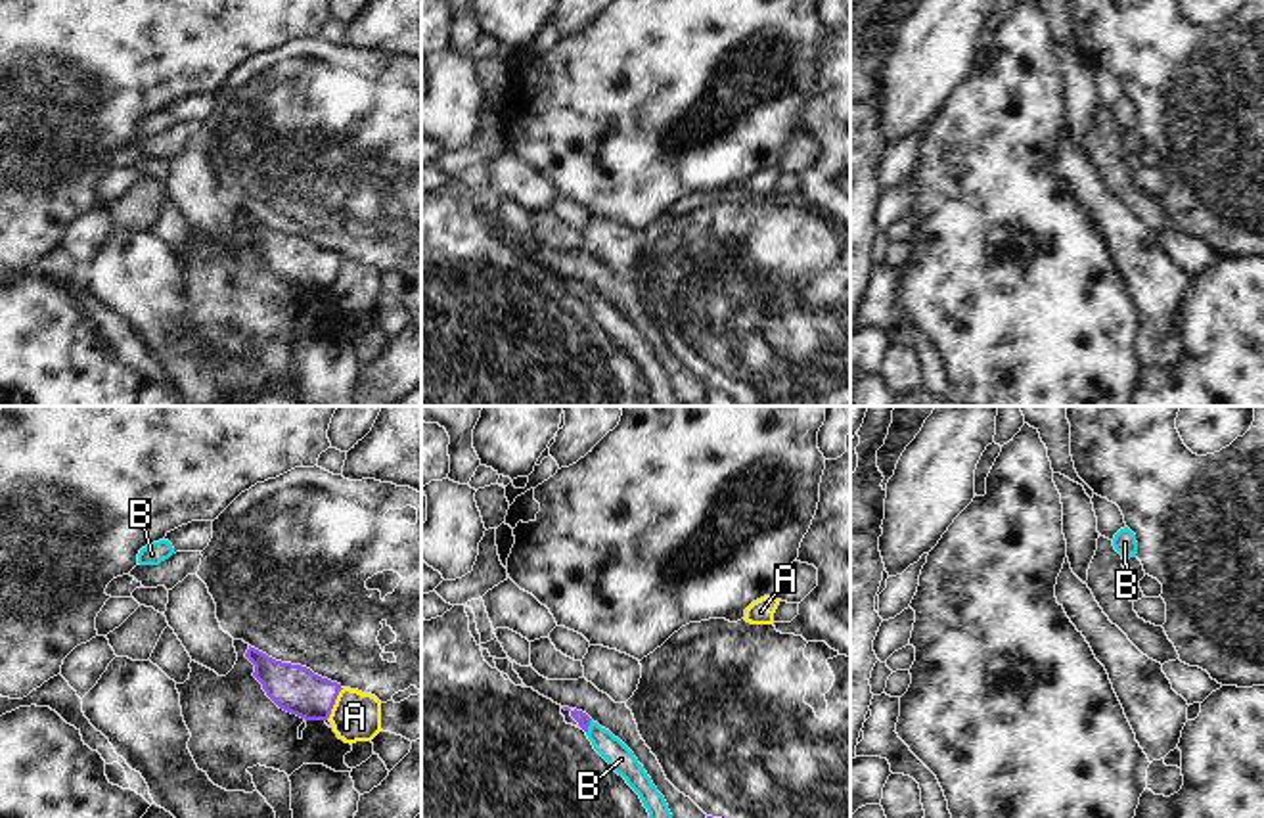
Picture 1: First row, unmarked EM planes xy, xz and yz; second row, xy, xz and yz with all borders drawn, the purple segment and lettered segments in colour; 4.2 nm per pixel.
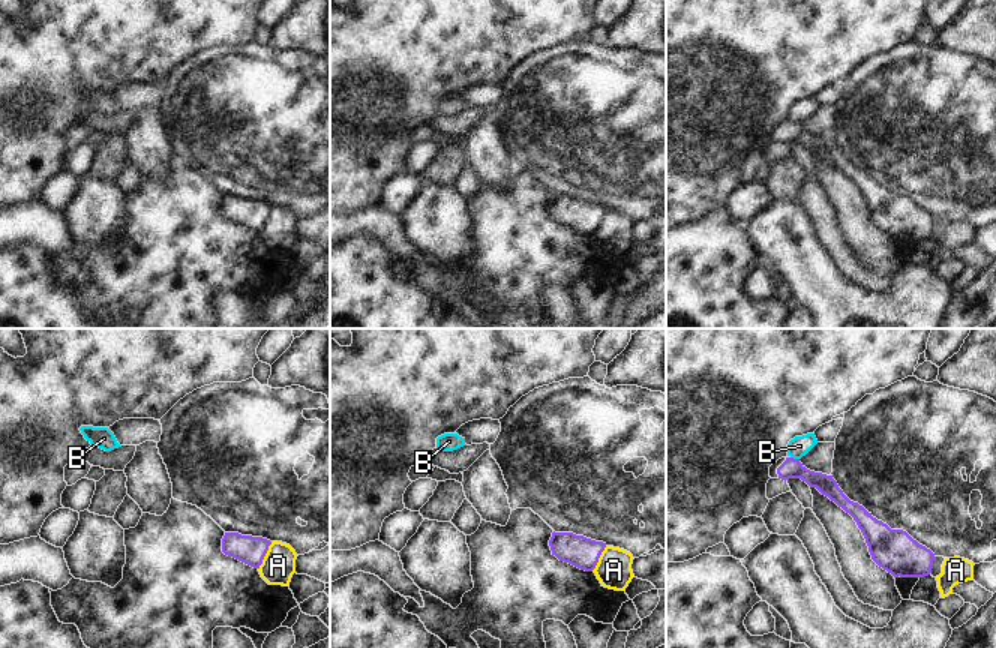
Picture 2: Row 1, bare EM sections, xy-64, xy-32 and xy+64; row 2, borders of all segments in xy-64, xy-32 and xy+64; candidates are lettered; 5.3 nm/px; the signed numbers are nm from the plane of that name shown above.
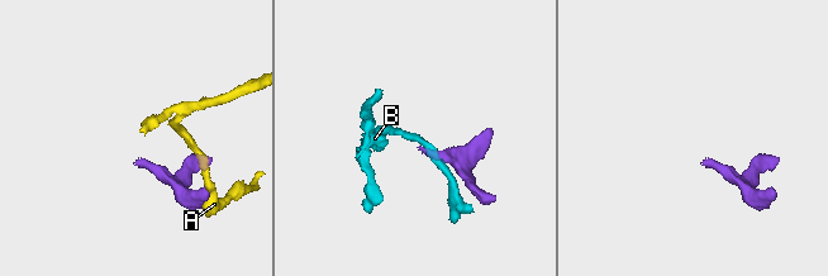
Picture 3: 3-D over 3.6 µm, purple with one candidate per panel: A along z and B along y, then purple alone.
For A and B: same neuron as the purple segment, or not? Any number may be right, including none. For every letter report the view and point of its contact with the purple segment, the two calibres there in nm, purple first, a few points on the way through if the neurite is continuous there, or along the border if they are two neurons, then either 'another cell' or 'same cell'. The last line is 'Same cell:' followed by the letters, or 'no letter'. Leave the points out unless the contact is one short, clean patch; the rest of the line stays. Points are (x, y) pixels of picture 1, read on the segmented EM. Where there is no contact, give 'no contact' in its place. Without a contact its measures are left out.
A: meets purple in xy at (334, 704); 200 nm thick on the purple side, 200 nm on the other; border along xy (343, 688), (326, 719); another cell
B: meets purple in xz at (588, 725); 60 nm thick on the purple side, 110 nm on the other; border along xz (590, 719), (586, 732); another cell
Same cell: no letter

